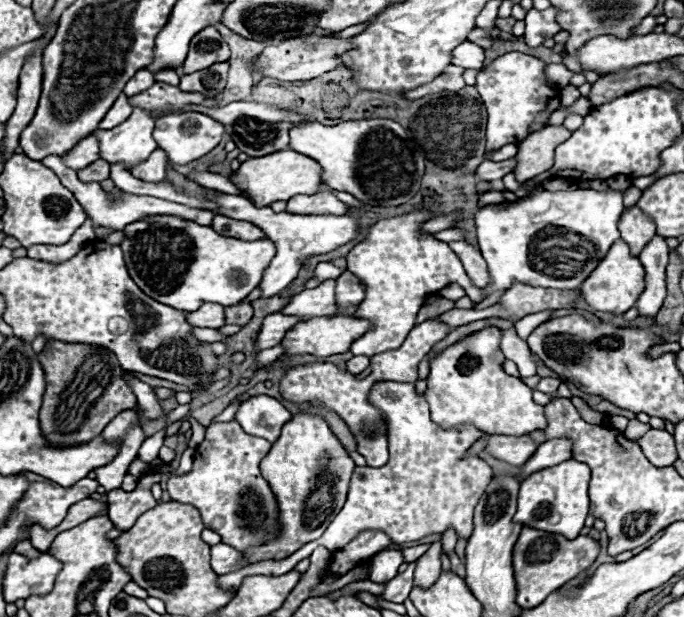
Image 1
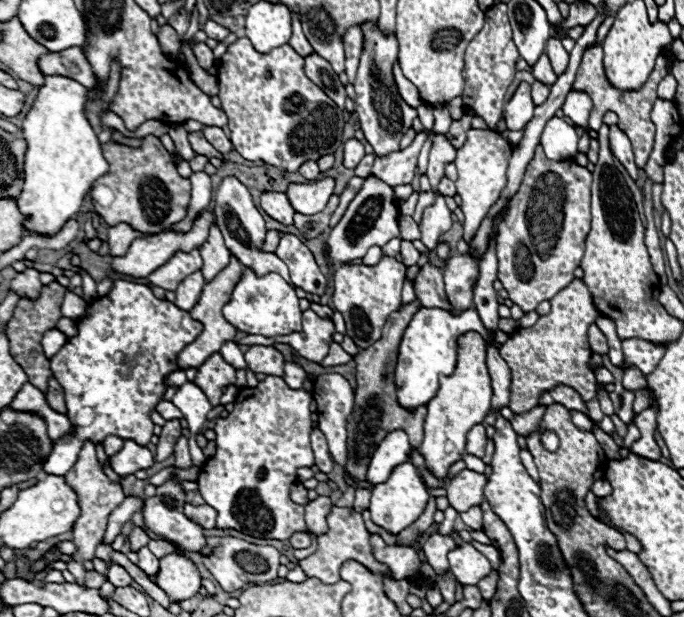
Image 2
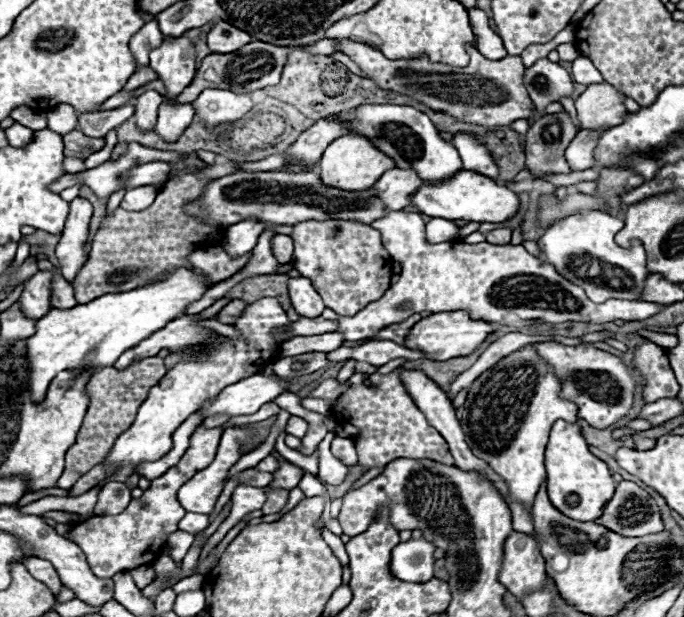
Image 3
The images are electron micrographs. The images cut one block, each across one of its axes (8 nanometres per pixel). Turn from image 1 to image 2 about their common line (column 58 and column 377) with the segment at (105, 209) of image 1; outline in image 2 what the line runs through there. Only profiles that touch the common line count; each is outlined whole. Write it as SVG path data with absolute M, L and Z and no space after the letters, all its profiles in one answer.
M418 132L414 142L408 148L392 152L386 158L376 158L370 176L376 176L382 182L388 182L388 186L392 188L402 184L412 184L418 168L418 152L424 140L426 140L426 132Z

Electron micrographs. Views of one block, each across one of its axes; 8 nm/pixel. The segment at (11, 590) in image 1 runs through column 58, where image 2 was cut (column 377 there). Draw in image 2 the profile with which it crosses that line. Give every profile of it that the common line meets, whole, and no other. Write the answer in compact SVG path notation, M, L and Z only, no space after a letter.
M332 506L326 522L328 522L328 532L316 536L318 550L316 550L314 554L310 554L308 558L304 558L304 560L298 562L298 566L304 570L306 576L310 576L310 578L320 578L320 580L326 582L326 584L334 584L334 582L340 580L340 566L342 566L346 560L358 560L358 562L362 562L364 566L368 566L372 572L380 572L380 570L384 572L384 570L386 570L386 568L384 568L378 560L374 560L374 556L372 556L370 532L366 530L360 512L356 512L354 508L338 508L338 506Z

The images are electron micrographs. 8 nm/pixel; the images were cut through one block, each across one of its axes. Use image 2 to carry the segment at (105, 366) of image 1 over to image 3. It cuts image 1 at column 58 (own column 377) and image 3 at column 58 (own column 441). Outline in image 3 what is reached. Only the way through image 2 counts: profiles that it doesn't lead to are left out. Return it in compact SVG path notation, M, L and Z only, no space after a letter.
M150 356L150 358L128 364L124 370L118 370L112 366L112 368L102 368L90 376L90 380L86 384L86 394L90 398L88 410L86 410L84 422L78 430L76 444L70 446L66 452L66 468L58 480L58 488L70 490L80 476L84 476L90 468L94 468L96 462L100 464L104 460L104 456L112 448L112 442L116 440L116 436L120 436L124 430L128 430L128 426L136 418L136 412L142 406L142 402L146 400L148 390L152 386L156 386L156 382L160 382L160 378L164 374L166 374L164 360L158 356Z

